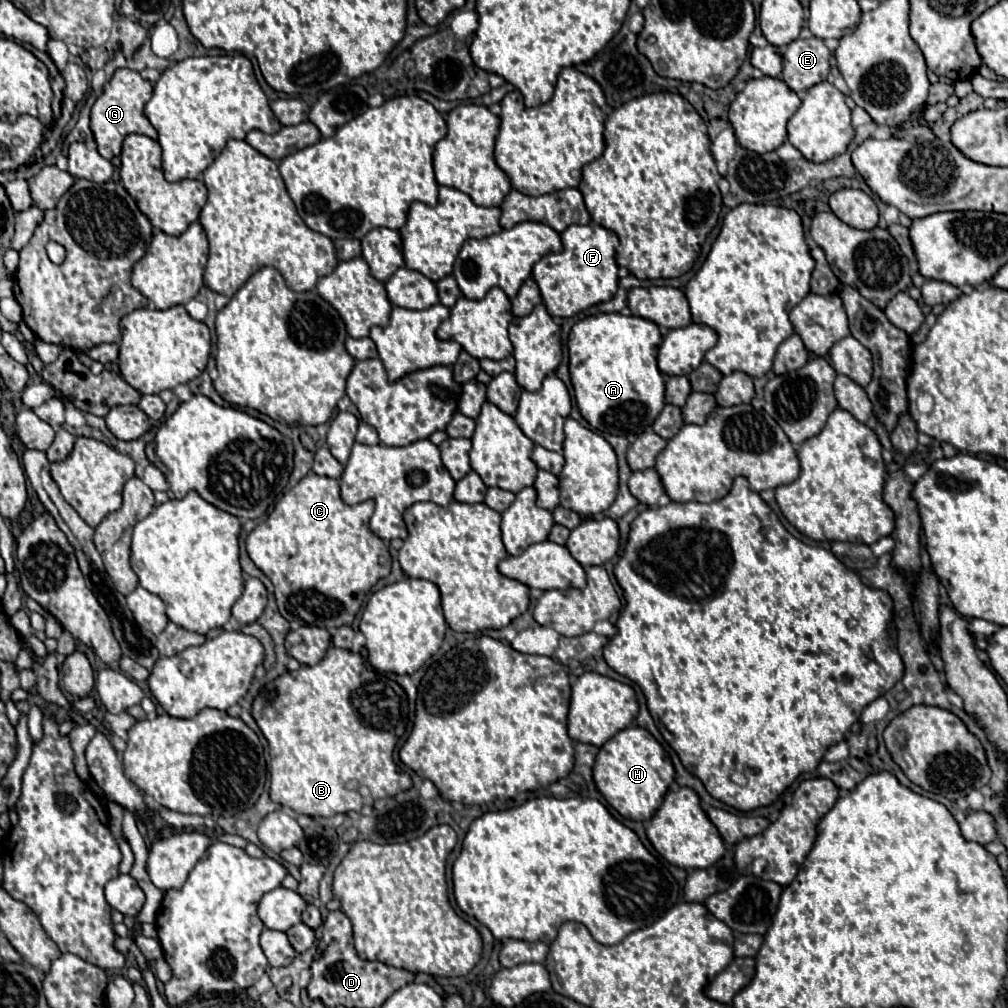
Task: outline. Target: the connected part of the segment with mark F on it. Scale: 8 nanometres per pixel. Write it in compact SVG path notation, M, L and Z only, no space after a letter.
M595 223L573 224L560 234L560 238L562 252L542 256L532 268L532 278L540 288L548 314L554 318L570 318L592 304L608 302L618 290L618 264L614 260L618 238Z

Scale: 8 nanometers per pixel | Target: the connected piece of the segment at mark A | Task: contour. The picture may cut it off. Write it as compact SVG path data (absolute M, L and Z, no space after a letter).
M596 314L576 322L568 336L568 370L574 386L574 398L582 418L602 434L642 434L652 430L652 422L664 408L664 376L658 370L656 354L662 334L650 320L622 314Z

